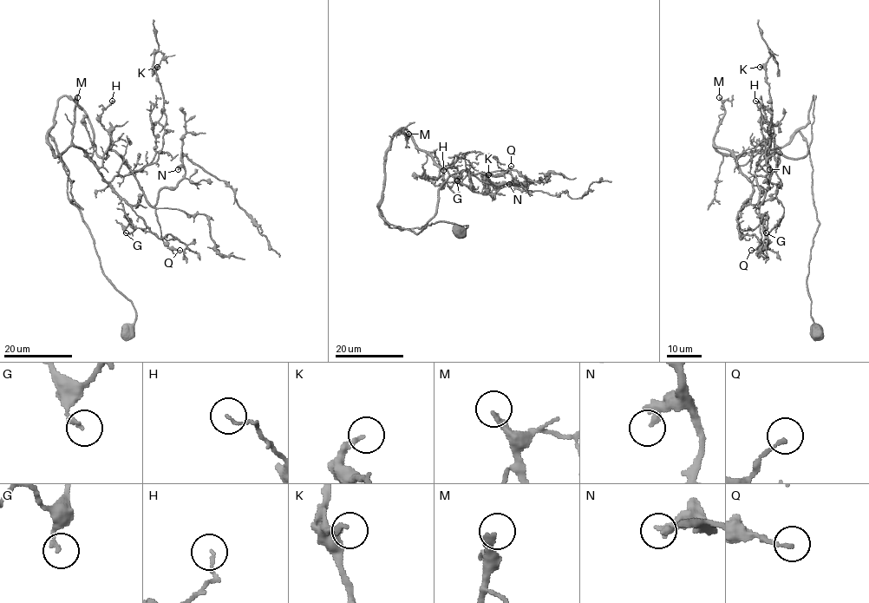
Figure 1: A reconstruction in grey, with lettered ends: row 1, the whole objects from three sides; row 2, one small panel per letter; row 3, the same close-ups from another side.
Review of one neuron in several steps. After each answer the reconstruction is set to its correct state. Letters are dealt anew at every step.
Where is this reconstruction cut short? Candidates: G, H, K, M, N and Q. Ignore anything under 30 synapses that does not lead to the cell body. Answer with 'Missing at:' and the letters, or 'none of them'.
Missing at: none of them

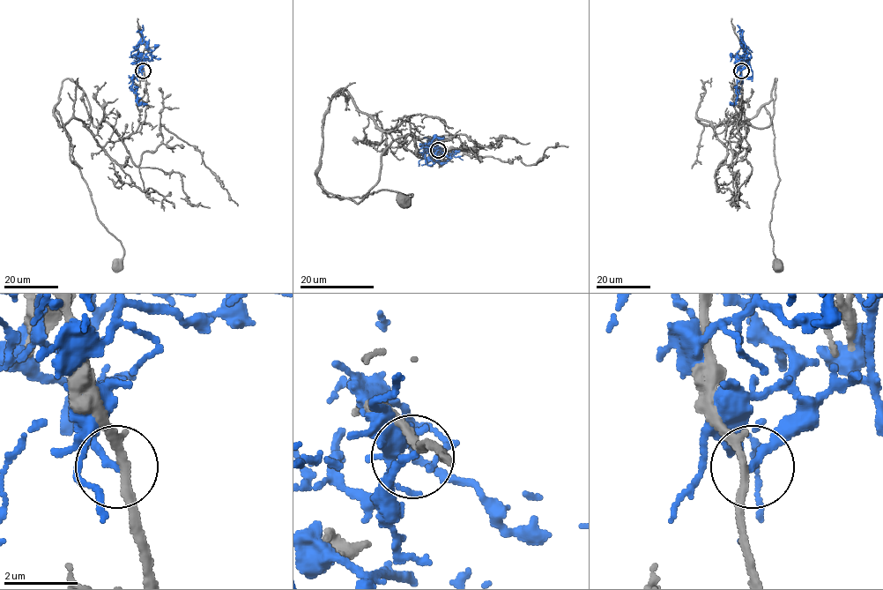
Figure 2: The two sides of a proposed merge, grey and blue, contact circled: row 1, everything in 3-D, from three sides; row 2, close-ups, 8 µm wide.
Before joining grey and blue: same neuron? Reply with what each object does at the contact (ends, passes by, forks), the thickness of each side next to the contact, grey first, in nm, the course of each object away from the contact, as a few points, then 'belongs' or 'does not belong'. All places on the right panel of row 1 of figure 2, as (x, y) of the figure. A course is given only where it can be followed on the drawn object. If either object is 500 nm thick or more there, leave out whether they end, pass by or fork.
grey passes by; blue ends; calibres 220 and 200 nm; course grey (740, 71), (729, 138), (739, 121), (769, 124), (775, 78), (764, 106), (778, 267); course blue (740, 71), (738, 63), (740, 59), (745, 60), (749, 53), (751, 78), (737, 78), (735, 104), (730, 104); does not belong

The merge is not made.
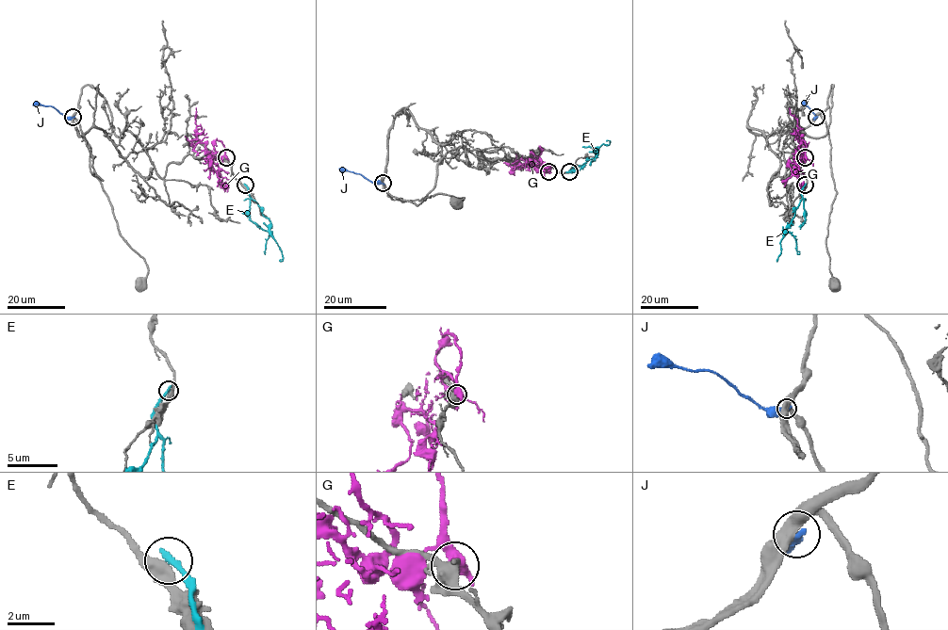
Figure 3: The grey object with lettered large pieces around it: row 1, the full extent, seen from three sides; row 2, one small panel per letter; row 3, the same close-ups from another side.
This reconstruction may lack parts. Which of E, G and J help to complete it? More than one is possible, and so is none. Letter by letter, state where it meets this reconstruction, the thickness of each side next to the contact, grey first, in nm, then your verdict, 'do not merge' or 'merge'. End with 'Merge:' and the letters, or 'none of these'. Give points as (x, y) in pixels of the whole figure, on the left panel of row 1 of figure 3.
E: contact (245, 185); calibres 400 and 280 nm; do not merge
G: contact (226, 157); calibres 460 and 440 nm; do not merge
J: contact (73, 117); calibres 480 and 400 nm; do not merge
Merge: none of these

